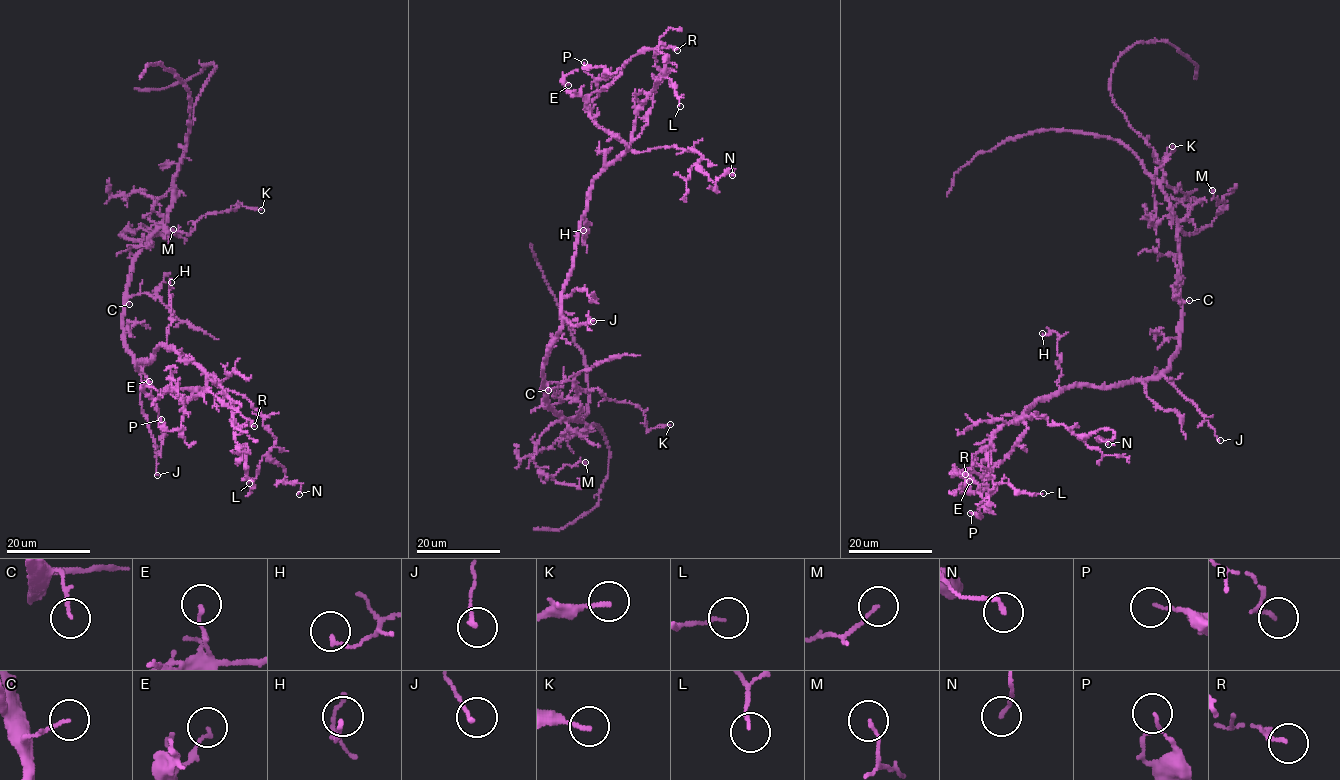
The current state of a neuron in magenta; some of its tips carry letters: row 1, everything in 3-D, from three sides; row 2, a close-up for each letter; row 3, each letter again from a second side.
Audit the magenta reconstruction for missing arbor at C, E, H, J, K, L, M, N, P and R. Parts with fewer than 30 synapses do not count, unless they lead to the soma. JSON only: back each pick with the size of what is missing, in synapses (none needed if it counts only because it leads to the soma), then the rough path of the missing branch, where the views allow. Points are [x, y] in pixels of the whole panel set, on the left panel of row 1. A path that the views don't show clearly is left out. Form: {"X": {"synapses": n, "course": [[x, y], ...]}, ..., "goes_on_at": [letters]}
{"goes_on_at": []}

